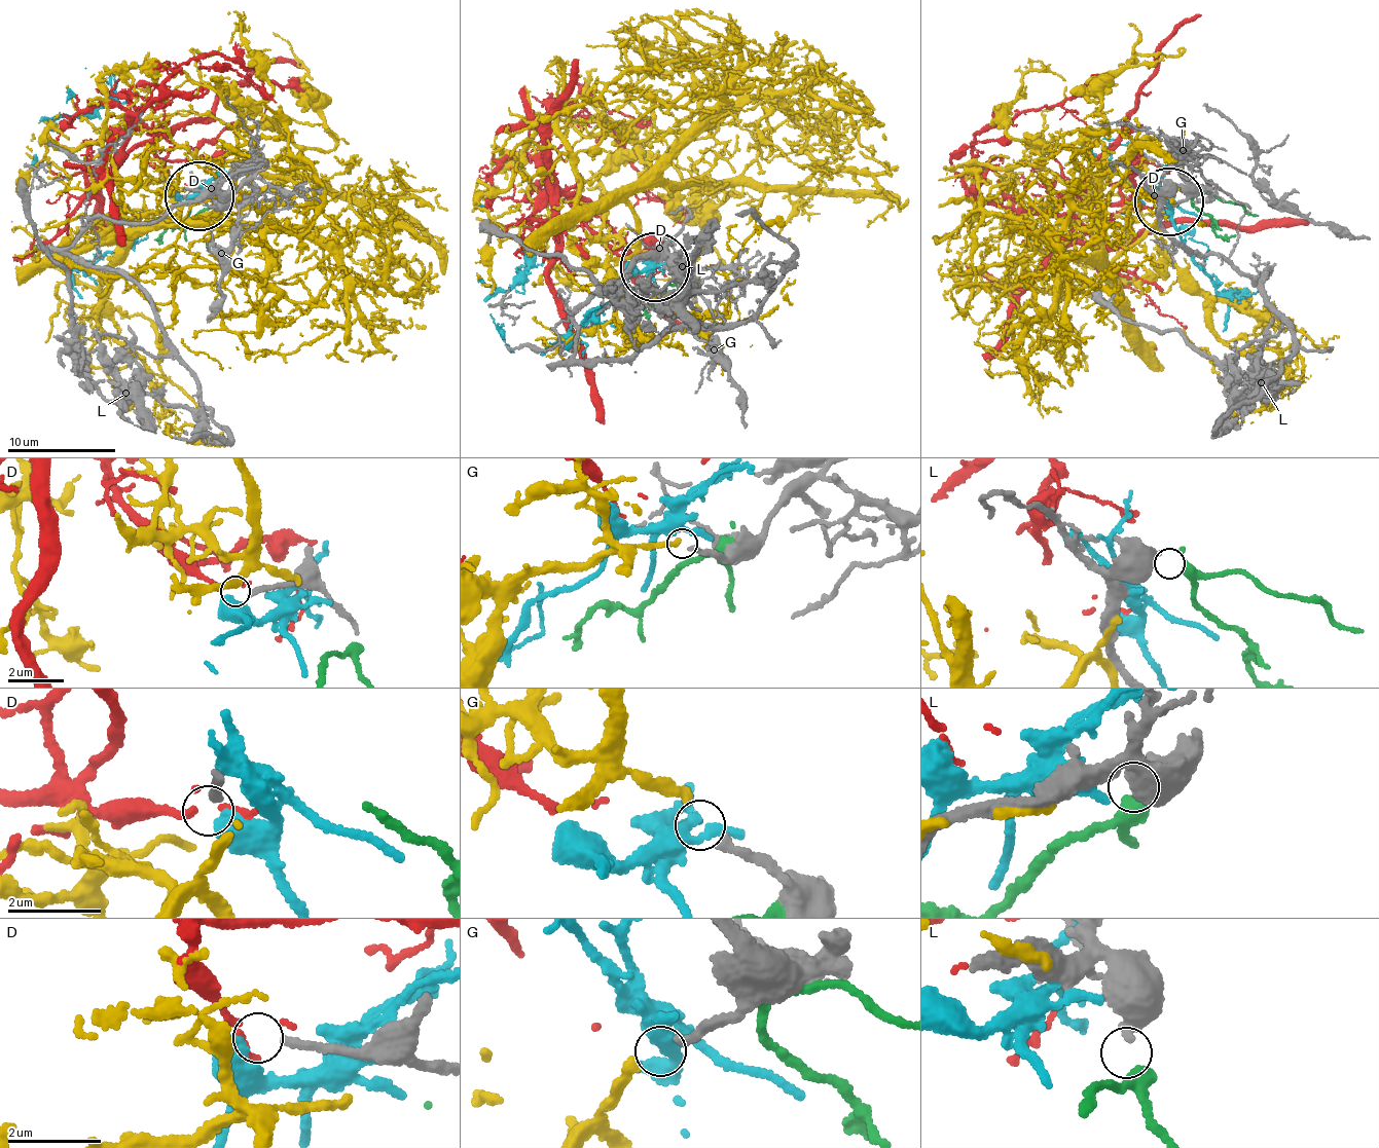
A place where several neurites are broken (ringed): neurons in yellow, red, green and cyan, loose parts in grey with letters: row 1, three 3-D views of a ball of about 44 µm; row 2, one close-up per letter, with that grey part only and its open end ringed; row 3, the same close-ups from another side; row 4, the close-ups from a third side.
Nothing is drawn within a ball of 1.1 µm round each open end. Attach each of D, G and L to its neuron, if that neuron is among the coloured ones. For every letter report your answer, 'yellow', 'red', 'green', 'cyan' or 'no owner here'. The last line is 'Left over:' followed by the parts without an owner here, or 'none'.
D: cyan
G: yellow
L: green
Left over: none

